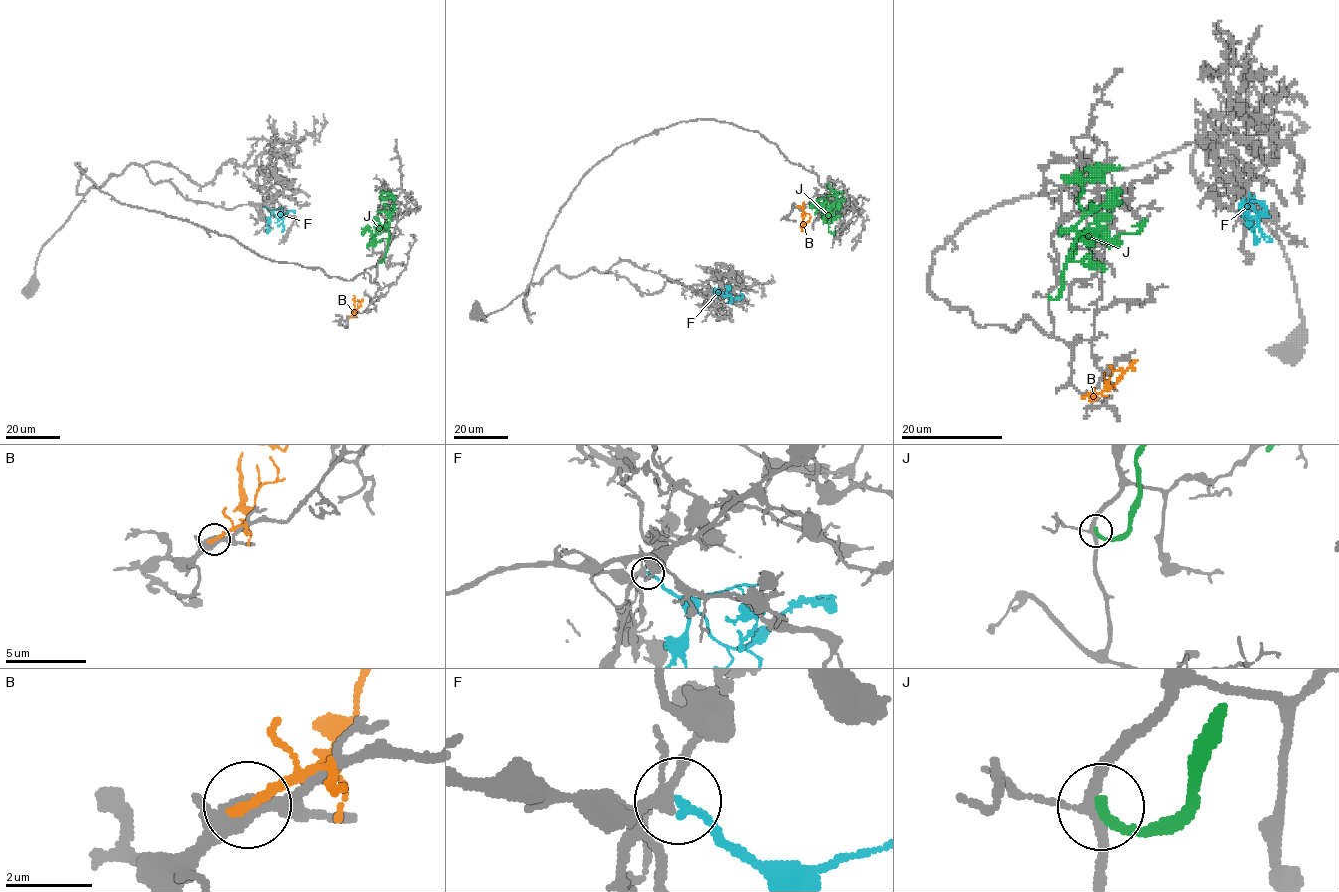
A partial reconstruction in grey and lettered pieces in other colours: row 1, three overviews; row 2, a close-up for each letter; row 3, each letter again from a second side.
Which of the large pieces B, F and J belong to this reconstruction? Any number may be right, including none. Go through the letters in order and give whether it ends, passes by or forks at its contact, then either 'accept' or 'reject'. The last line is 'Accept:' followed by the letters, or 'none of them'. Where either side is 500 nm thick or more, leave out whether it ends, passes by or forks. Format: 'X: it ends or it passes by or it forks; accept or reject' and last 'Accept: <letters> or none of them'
B: it ends; reject
F: it ends; accept
J: it ends; reject
Accept: F

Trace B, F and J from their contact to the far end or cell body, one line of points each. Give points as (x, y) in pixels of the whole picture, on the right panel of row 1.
B: (1091, 399), (1107, 390), (1123, 373), (1123, 370), (1112, 371), (1110, 367), (1112, 366)
F: (1248, 194), (1257, 216), (1266, 208), (1259, 201), (1252, 201)
J: (1049, 296), (1055, 299), (1061, 291), (1062, 272), (1083, 214), (1076, 176), (1088, 168), (1121, 167)

